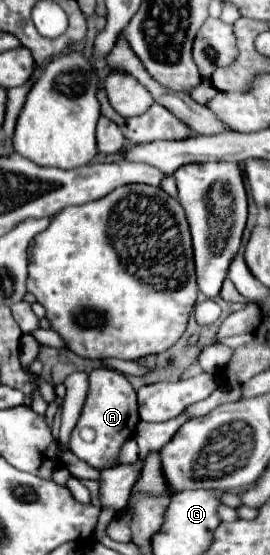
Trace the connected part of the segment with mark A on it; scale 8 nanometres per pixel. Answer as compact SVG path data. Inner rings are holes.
M108 368L92 370L88 380L90 380L88 396L78 418L78 424L70 434L70 450L90 466L104 470L116 464L116 454L120 446L132 436L136 424L140 422L136 392L120 372Z

